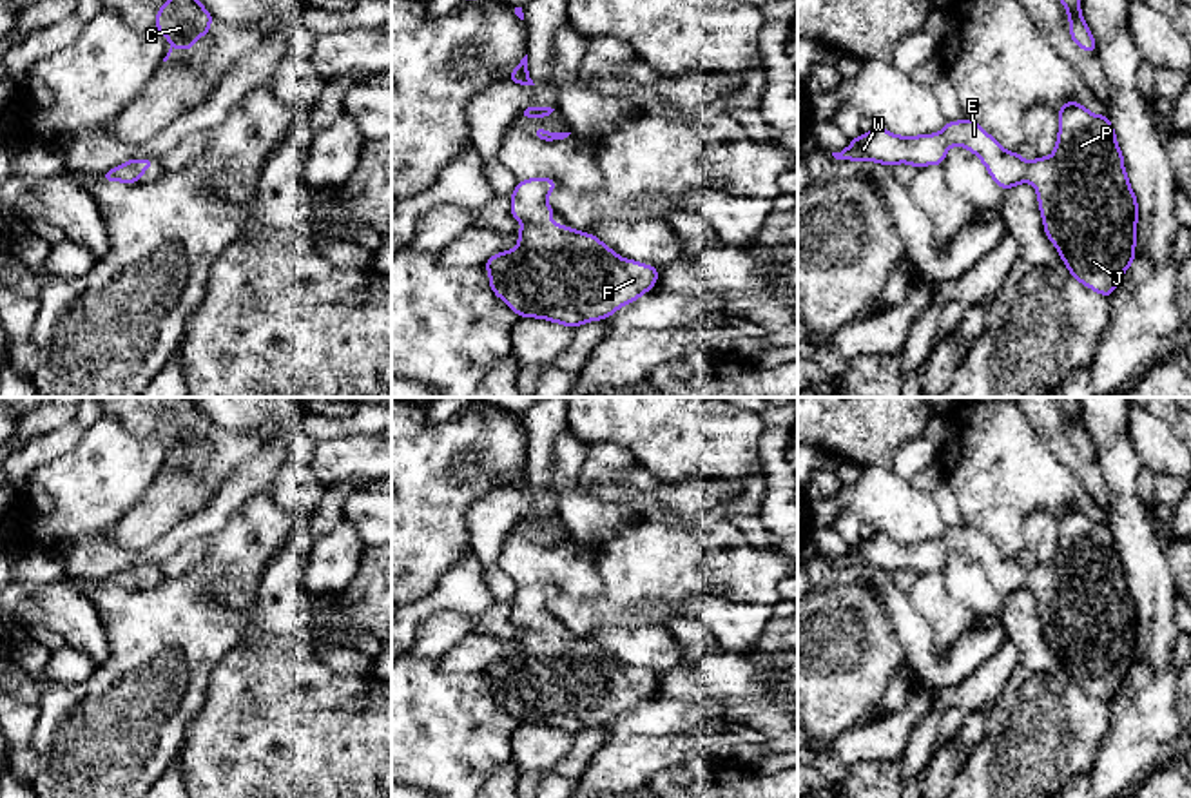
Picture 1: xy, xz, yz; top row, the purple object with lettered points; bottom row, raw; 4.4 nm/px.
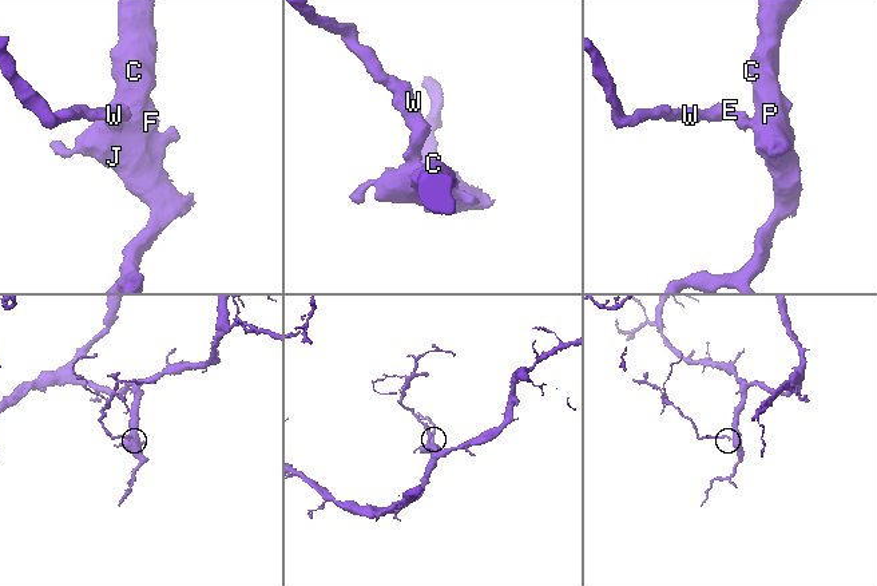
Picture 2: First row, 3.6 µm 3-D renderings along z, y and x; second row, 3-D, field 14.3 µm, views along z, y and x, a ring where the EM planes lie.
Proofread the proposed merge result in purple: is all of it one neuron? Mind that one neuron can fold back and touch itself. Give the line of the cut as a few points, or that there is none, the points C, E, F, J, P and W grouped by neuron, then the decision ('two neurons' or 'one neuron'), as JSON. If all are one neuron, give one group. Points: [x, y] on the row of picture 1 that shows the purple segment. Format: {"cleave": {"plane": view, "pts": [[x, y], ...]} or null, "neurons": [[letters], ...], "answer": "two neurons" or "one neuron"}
{"cleave": null, "neurons": [["C", "E", "F", "J", "P", "W"]], "answer": "one neuron"}

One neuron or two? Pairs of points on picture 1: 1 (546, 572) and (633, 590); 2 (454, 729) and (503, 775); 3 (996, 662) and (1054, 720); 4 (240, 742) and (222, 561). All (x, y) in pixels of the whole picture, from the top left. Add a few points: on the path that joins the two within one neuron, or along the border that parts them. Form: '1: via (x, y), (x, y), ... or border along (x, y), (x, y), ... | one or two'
1: border along (595, 548), (600, 590), (593, 597), (559, 592) | two
2: border along (512, 760), (499, 766), (486, 778) | two
3: border along (1008, 639), (1017, 650), (1019, 662), (990, 708) | two
4: border along (236, 644), (214, 668), (207, 688) | two

